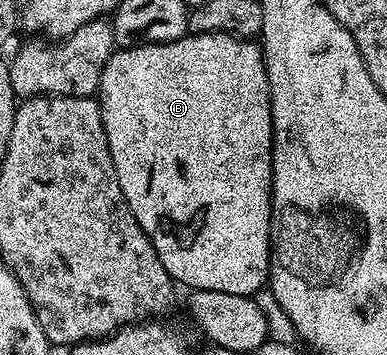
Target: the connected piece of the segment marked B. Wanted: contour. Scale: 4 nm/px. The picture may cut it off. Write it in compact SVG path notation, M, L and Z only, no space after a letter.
M223 31L216 33L200 33L199 35L186 34L182 39L168 41L167 43L141 43L138 47L123 47L115 50L109 61L104 65L104 73L100 77L100 85L96 92L98 106L102 108L102 120L104 121L104 133L108 133L108 145L110 146L110 156L112 165L116 169L116 177L120 181L120 189L128 201L128 209L136 217L140 229L152 241L160 261L164 261L164 269L168 269L171 279L175 284L186 286L186 289L196 291L215 291L216 293L236 293L237 295L257 296L258 292L267 286L270 277L270 206L272 205L272 149L274 148L274 118L270 108L270 82L266 72L266 56L262 53L262 48L257 42L246 37L229 35Z

